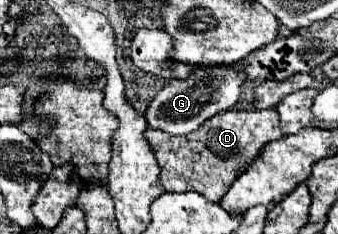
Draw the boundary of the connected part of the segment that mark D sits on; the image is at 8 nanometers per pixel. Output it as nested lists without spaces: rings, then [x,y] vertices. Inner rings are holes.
[[[228,110],[216,114],[196,132],[186,136],[170,136],[168,132],[148,128],[144,138],[148,140],[160,166],[160,182],[170,192],[196,190],[204,194],[210,202],[220,202],[224,192],[232,186],[234,178],[240,176],[252,160],[264,150],[268,142],[280,140],[284,134],[280,130],[278,112],[272,110]]]

